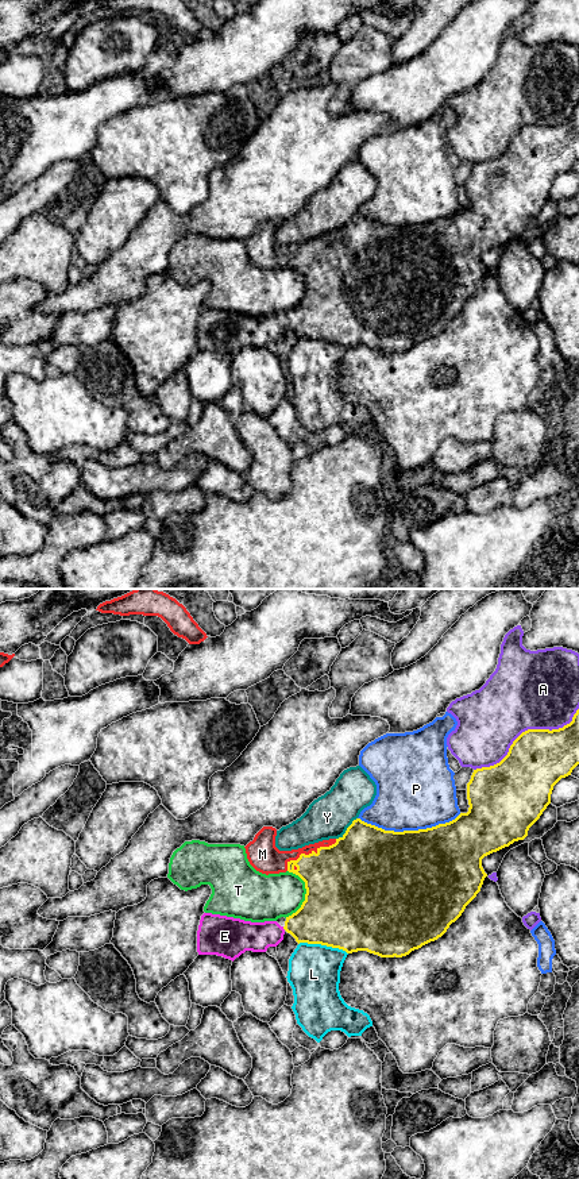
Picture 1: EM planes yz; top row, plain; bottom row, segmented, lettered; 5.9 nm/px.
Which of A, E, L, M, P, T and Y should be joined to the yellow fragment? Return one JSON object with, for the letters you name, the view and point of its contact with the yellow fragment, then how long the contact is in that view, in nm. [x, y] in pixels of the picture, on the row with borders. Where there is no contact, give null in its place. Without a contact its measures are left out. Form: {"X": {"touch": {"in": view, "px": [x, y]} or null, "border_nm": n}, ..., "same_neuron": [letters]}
{"M": {"touch": {"in": "yz", "px": [309, 854]}, "border_nm": 360}, "same_neuron": ["M"]}

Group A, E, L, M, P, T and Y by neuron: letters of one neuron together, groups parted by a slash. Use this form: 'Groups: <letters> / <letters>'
Groups: A / E / L / M / P / T / Y

